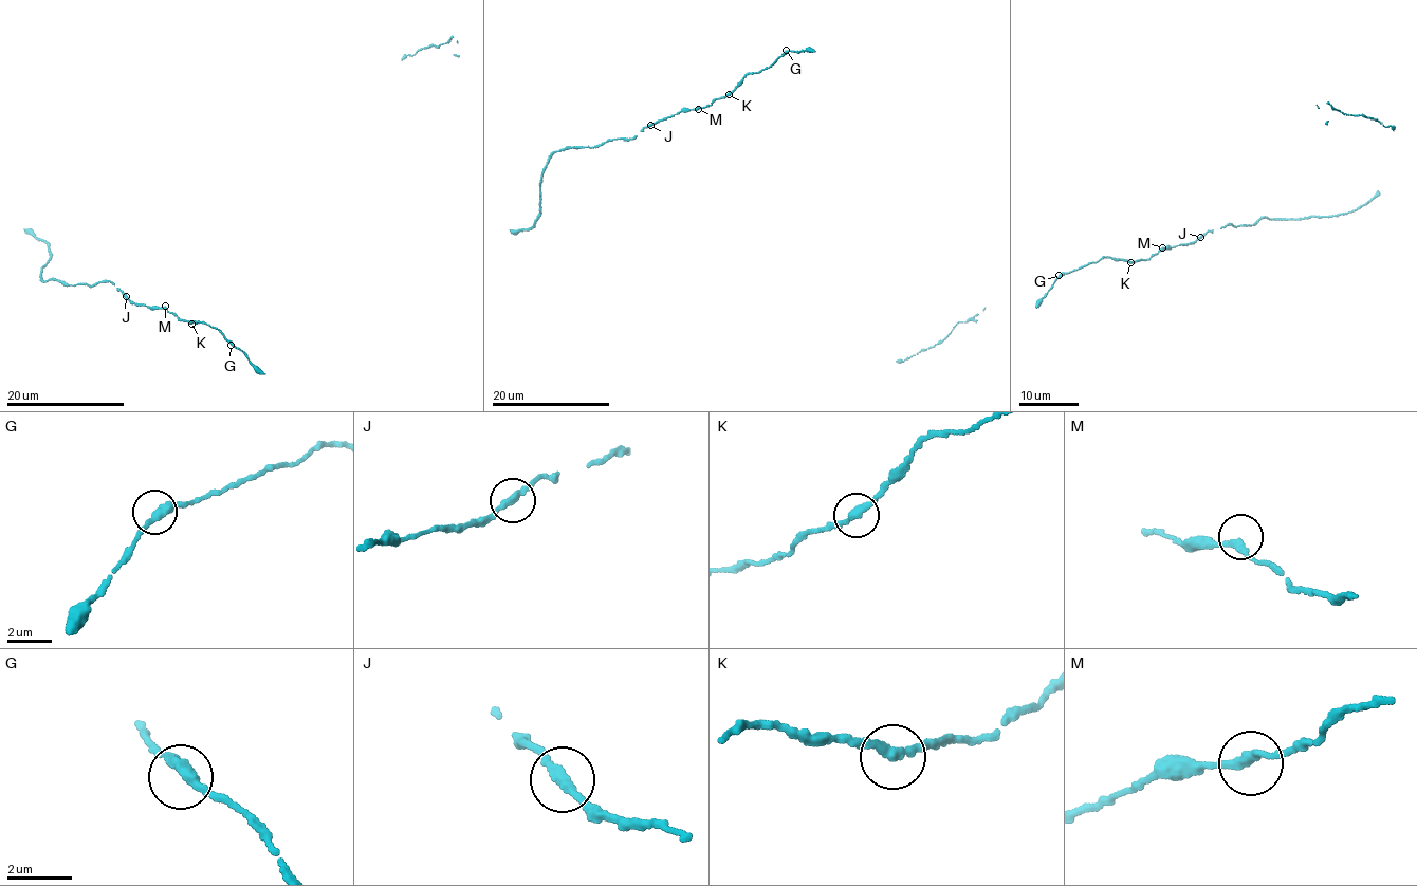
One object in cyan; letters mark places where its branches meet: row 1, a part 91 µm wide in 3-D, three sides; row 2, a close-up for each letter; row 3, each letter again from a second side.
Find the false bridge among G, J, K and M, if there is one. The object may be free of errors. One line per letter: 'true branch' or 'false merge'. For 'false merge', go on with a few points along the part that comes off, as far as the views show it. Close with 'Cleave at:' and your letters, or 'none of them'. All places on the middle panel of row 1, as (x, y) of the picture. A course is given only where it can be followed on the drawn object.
G: true branch
J: true branch
K: true branch
M: true branch
Cleave at: none of them

